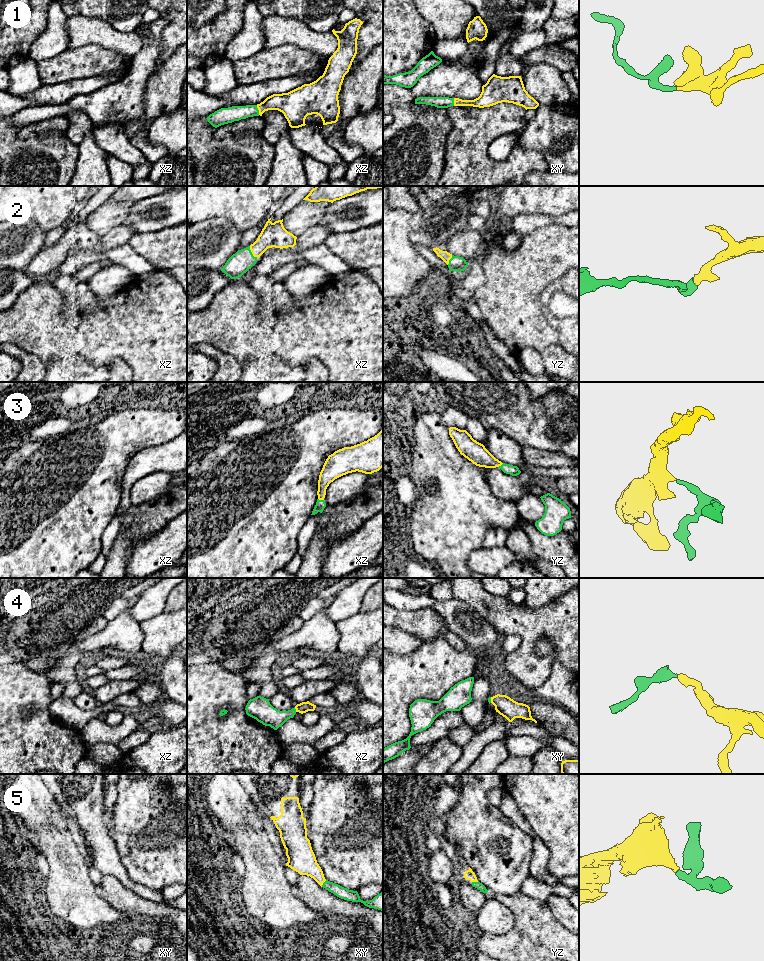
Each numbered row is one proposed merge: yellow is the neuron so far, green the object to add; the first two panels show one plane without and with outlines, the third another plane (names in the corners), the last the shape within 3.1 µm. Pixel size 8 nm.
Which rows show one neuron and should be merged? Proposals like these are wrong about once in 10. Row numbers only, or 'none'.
1, 2, 3, 4, 5

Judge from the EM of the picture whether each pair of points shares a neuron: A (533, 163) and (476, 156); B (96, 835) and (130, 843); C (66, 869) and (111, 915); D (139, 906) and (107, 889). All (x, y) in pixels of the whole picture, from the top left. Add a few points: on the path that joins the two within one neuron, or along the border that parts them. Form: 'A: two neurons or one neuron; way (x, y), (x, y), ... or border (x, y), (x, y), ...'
A: one neuron; way (519, 168), (490, 168)
B: two neurons; border (109, 816), (110, 837), (121, 861)
C: one neuron; way (73, 882), (98, 907)
D: one neuron; way (131, 903), (115, 893)

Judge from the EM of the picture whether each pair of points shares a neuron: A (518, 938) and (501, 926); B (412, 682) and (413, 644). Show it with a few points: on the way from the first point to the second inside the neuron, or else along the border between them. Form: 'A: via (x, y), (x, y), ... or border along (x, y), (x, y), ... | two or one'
A: border along (509, 908), (513, 926), (503, 933), (486, 933) | two
B: border along (422, 643), (408, 653), (393, 654) | two

